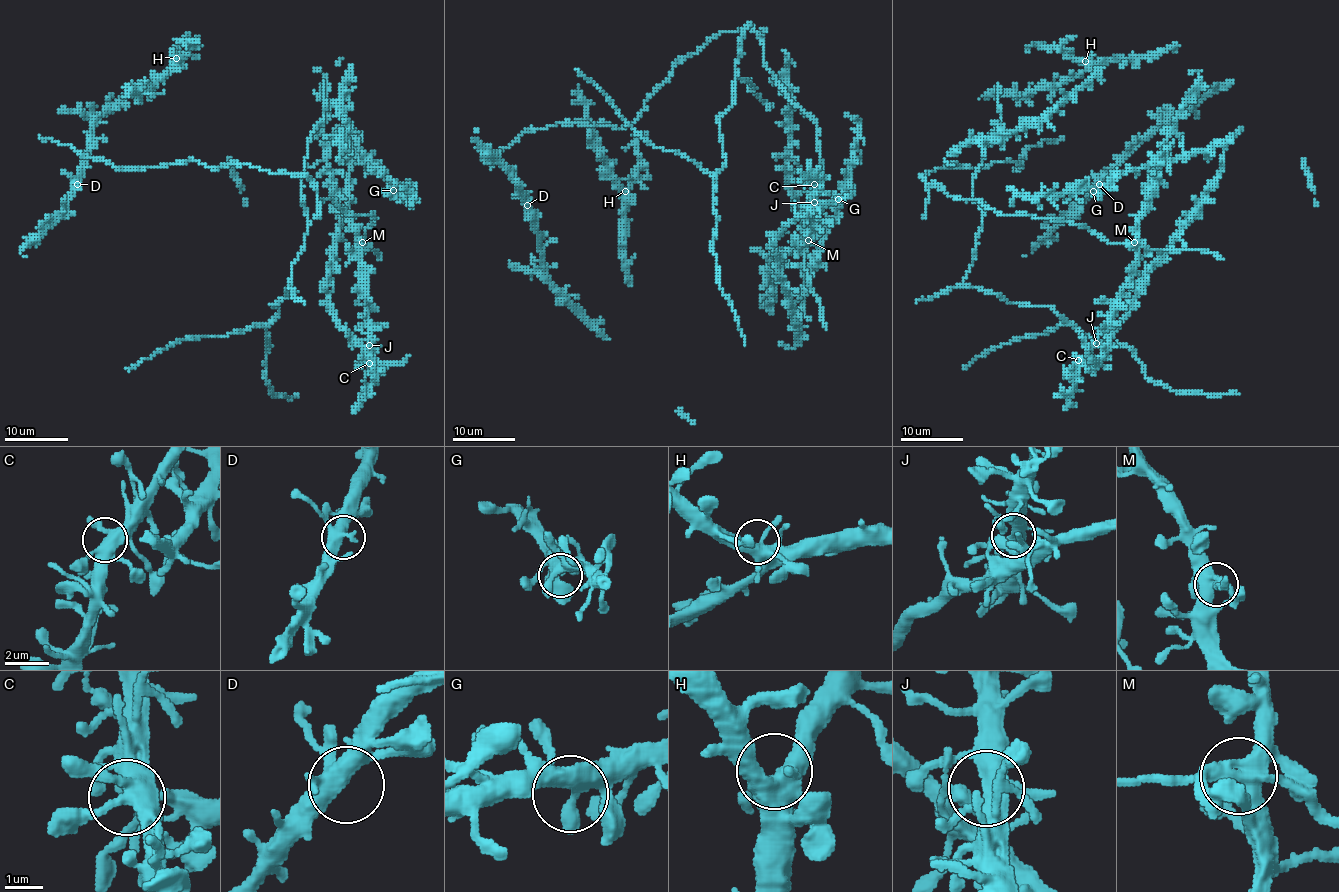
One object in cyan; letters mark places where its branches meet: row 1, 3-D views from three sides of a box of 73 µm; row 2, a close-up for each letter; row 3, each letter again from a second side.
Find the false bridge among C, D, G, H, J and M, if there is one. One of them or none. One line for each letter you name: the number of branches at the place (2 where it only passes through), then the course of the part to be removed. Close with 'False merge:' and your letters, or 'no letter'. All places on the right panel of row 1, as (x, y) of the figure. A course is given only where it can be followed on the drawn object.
M: 5 | (1133, 243), (1107, 243), (1064, 221), (1002, 216), (923, 178), (994, 161), (1017, 170), (1030, 147), (1064, 139)
False merge: M

